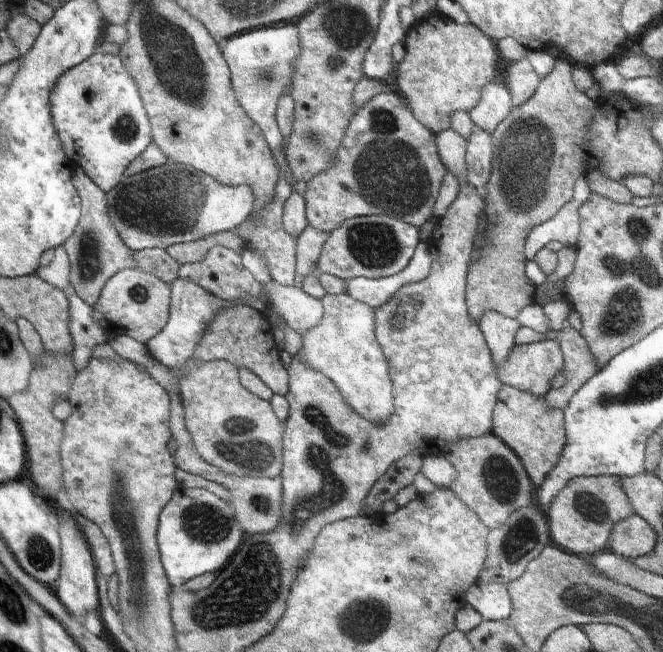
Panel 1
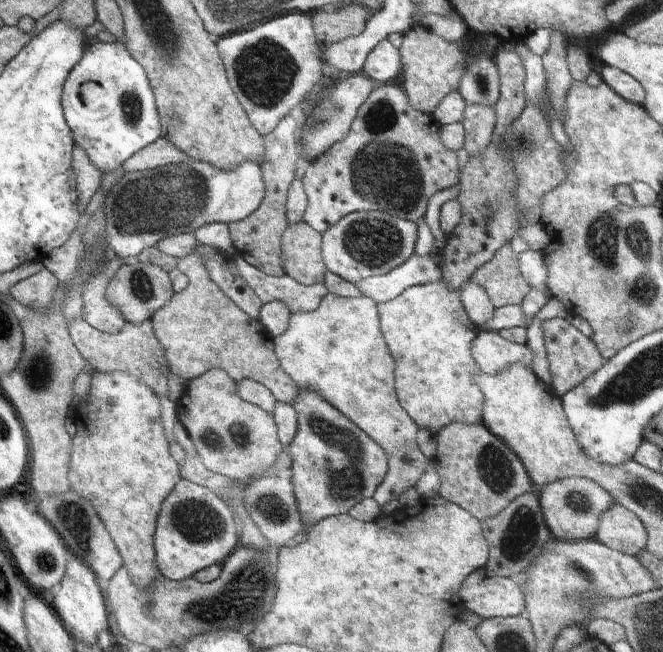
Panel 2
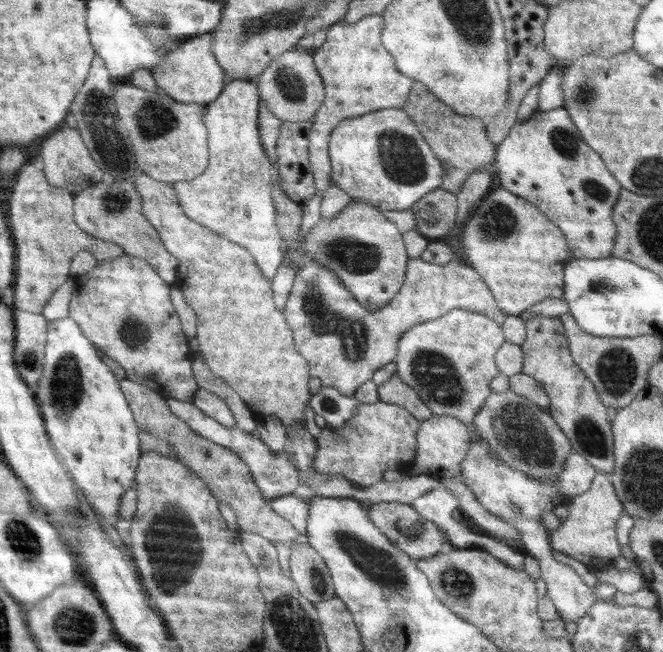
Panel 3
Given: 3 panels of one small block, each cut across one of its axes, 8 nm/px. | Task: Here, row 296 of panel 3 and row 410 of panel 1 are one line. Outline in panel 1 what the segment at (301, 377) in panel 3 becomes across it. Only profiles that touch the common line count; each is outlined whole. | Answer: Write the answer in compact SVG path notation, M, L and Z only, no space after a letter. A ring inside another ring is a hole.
M190 357L185 364L185 371L183 374L184 376L179 382L179 395L185 412L185 425L188 429L188 432L191 434L191 437L193 438L193 443L195 449L198 451L198 454L206 462L208 462L208 464L219 468L222 472L225 472L229 475L256 478L274 478L280 476L281 470L283 469L283 434L285 425L278 418L278 416L276 416L276 413L273 411L273 408L269 402L262 400L262 398L258 398L258 396L254 396L252 392L248 392L248 390L242 386L242 383L239 379L239 370L237 366L234 366L234 364L231 362L222 359L214 359L208 362L204 361L202 364L200 364L200 362L195 361L192 357Z

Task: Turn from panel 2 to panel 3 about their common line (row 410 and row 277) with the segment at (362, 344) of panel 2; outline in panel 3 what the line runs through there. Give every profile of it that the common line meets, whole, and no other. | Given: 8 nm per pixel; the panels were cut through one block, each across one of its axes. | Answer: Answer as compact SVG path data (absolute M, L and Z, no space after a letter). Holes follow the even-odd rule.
M350 197L352 201L336 213L331 221L311 227L307 234L304 256L310 256L312 262L338 275L366 310L381 309L401 289L409 257L402 241L402 233L396 225L369 202Z

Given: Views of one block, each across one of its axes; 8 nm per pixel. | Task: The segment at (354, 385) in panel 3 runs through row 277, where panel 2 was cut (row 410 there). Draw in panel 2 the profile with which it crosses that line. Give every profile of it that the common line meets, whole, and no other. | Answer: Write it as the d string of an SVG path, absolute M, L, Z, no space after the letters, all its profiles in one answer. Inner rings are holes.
M440 278L438 282L407 288L400 296L395 296L394 300L377 304L381 331L396 364L395 388L398 402L420 431L429 431L434 436L452 422L462 422L466 426L483 424L484 394L472 380L476 374L482 374L482 370L470 352L470 342L478 336L479 330L466 314L460 294L462 289L450 290L444 278ZM298 388L296 402L292 404L296 414L300 416L298 432L292 438L286 452L291 459L292 477L289 480L294 488L296 506L300 512L300 518L304 526L310 527L325 518L347 514L362 500L373 496L376 487L384 481L389 470L386 452L370 438L363 430L360 430L354 422L348 420L342 412L338 412L334 406L330 406L318 392L314 390L302 390Z

